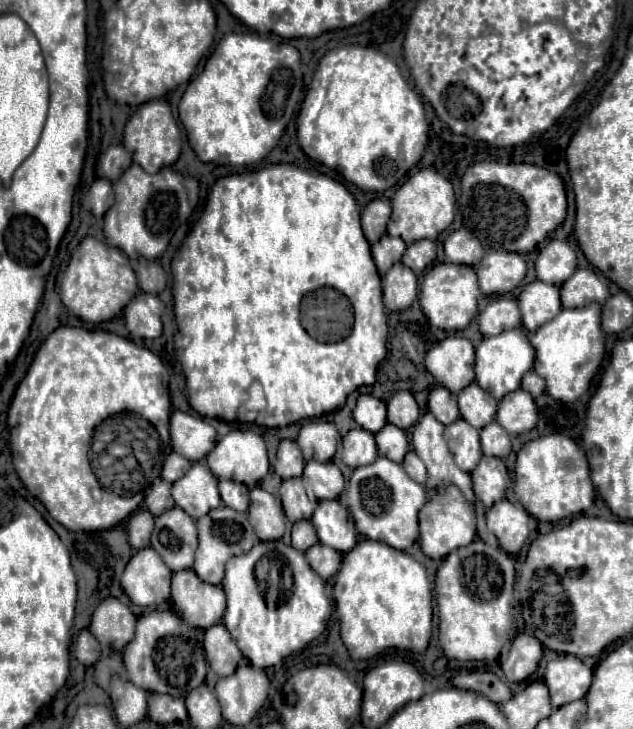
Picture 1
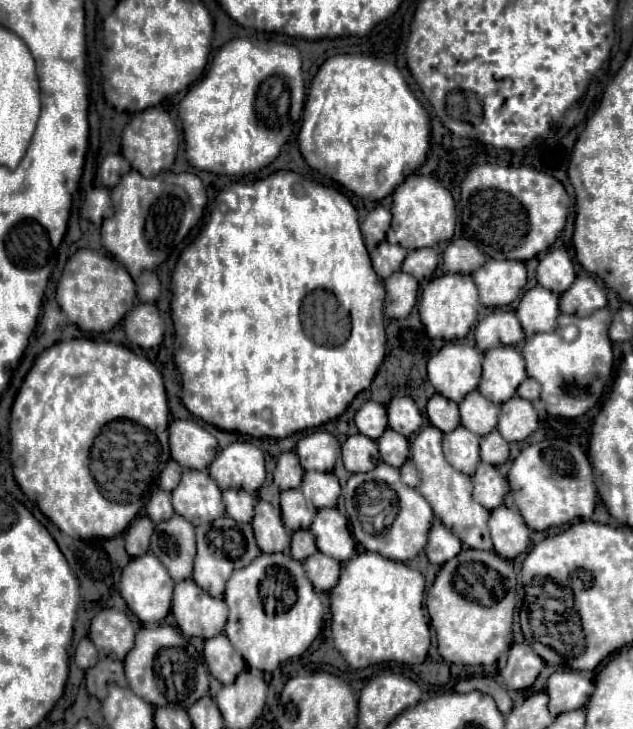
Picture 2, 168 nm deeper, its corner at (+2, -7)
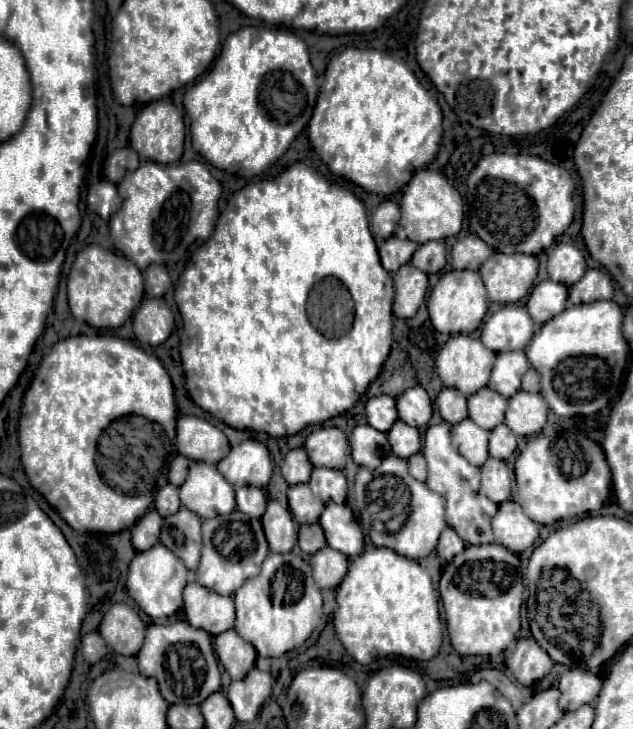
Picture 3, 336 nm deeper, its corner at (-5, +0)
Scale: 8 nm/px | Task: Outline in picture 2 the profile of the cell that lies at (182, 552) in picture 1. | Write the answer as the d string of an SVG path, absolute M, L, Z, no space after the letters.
M174 515L156 525L152 535L152 553L162 561L174 581L184 581L192 575L196 557L194 525L184 517Z

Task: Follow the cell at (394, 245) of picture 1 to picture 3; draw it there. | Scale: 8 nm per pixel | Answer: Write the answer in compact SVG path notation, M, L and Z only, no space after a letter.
M397 236L387 238L381 246L379 246L379 256L381 256L381 264L387 272L395 272L399 270L399 266L407 264L413 256L413 252L419 246L415 246L415 242L407 242L407 240L399 240Z

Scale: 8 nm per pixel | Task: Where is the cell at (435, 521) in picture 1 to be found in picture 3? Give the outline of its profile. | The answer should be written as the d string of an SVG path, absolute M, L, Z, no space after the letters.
M445 528L441 538L439 538L439 544L437 544L437 554L441 558L441 562L451 562L455 558L455 554L461 554L465 548L465 542L455 534L455 530L451 528Z

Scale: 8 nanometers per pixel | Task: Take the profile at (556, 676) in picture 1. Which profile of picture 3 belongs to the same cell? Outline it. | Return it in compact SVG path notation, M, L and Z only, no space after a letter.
M581 668L567 670L559 678L559 690L561 690L559 706L565 712L573 712L583 704L593 704L601 692L601 686L603 686L601 678L597 678L587 670Z

